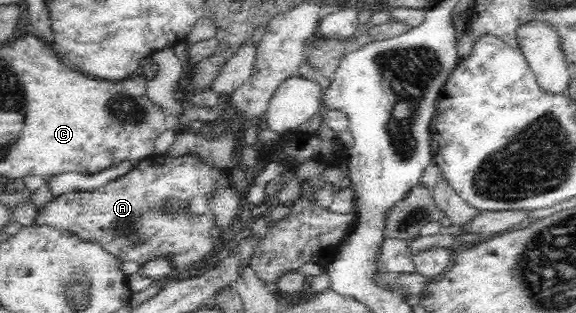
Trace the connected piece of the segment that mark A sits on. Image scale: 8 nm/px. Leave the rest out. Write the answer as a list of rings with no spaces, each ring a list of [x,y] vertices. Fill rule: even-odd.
[[[164,155],[149,156],[135,165],[129,173],[93,191],[73,191],[54,196],[38,209],[34,222],[58,225],[73,231],[75,235],[81,235],[85,240],[95,240],[122,261],[137,261],[142,265],[166,257],[170,259],[175,271],[190,269],[190,266],[202,260],[216,245],[217,240],[209,234],[213,227],[209,197],[213,189],[213,179],[217,179],[219,173],[220,169],[199,164],[195,156],[175,159]]]

